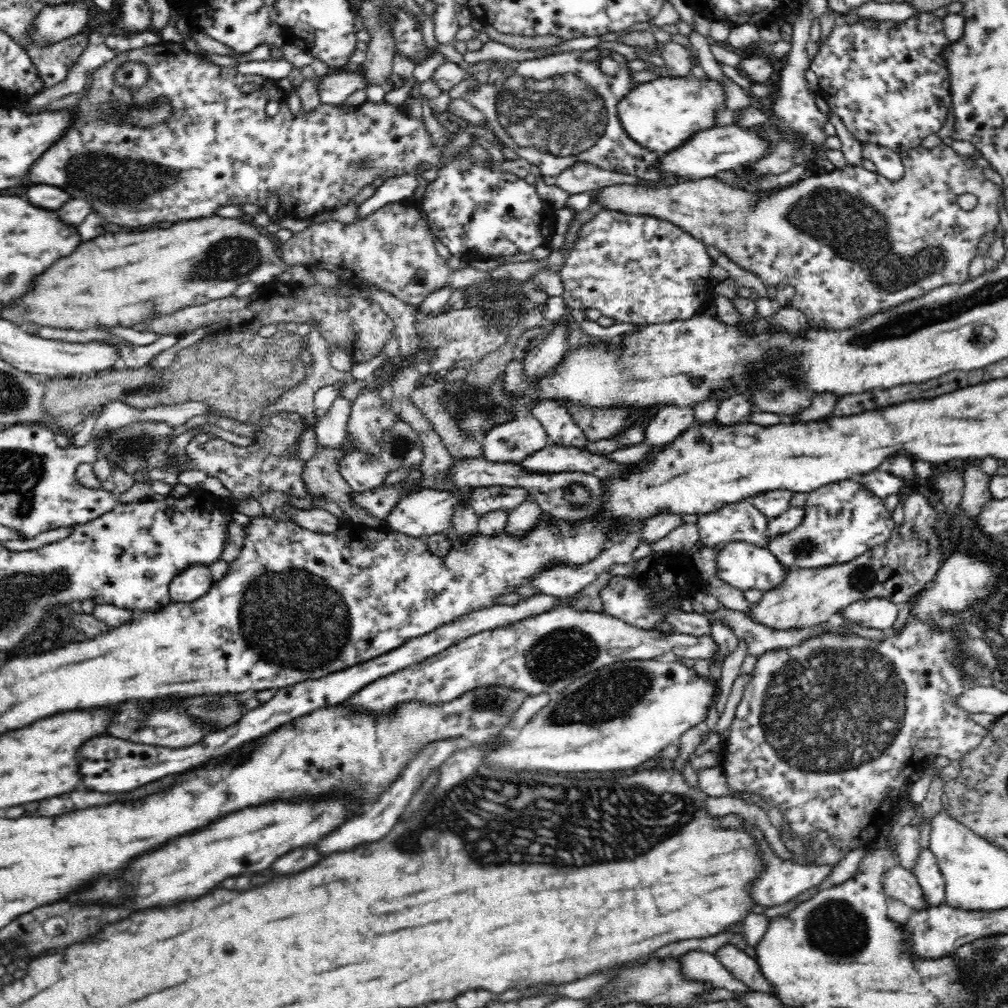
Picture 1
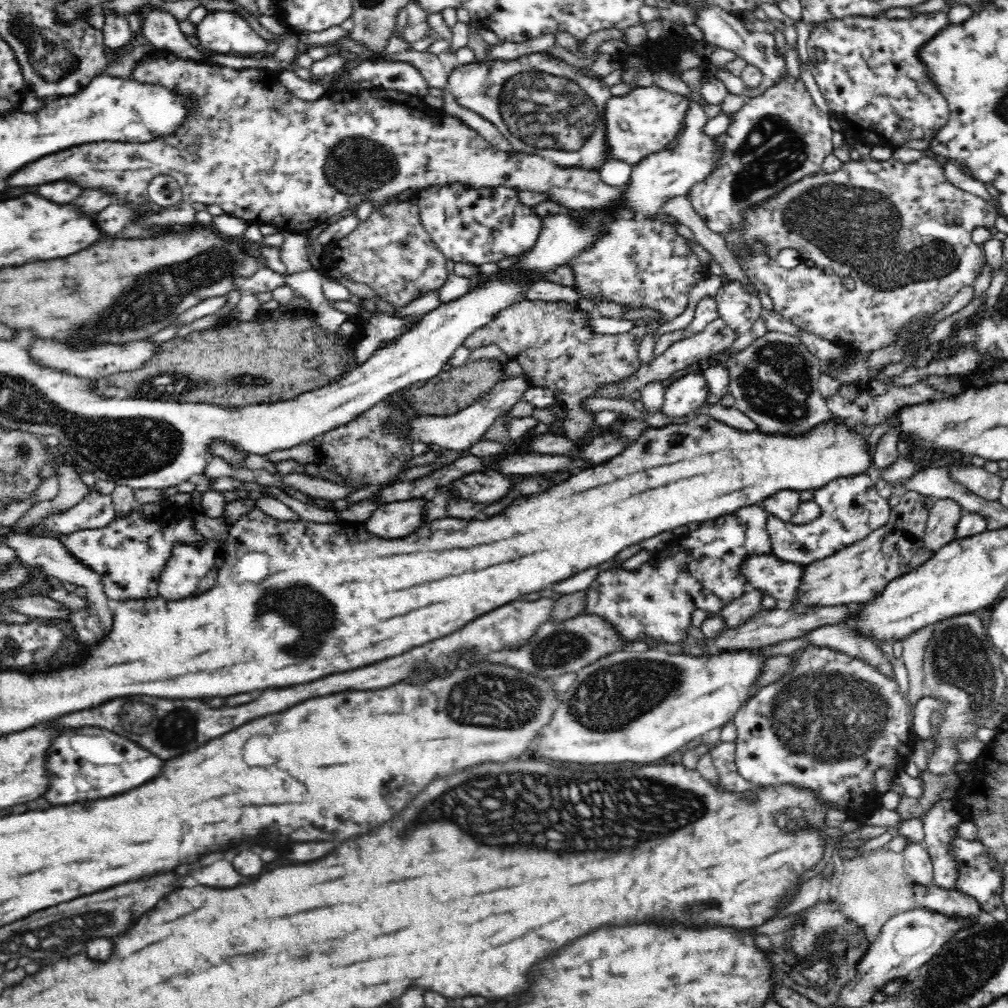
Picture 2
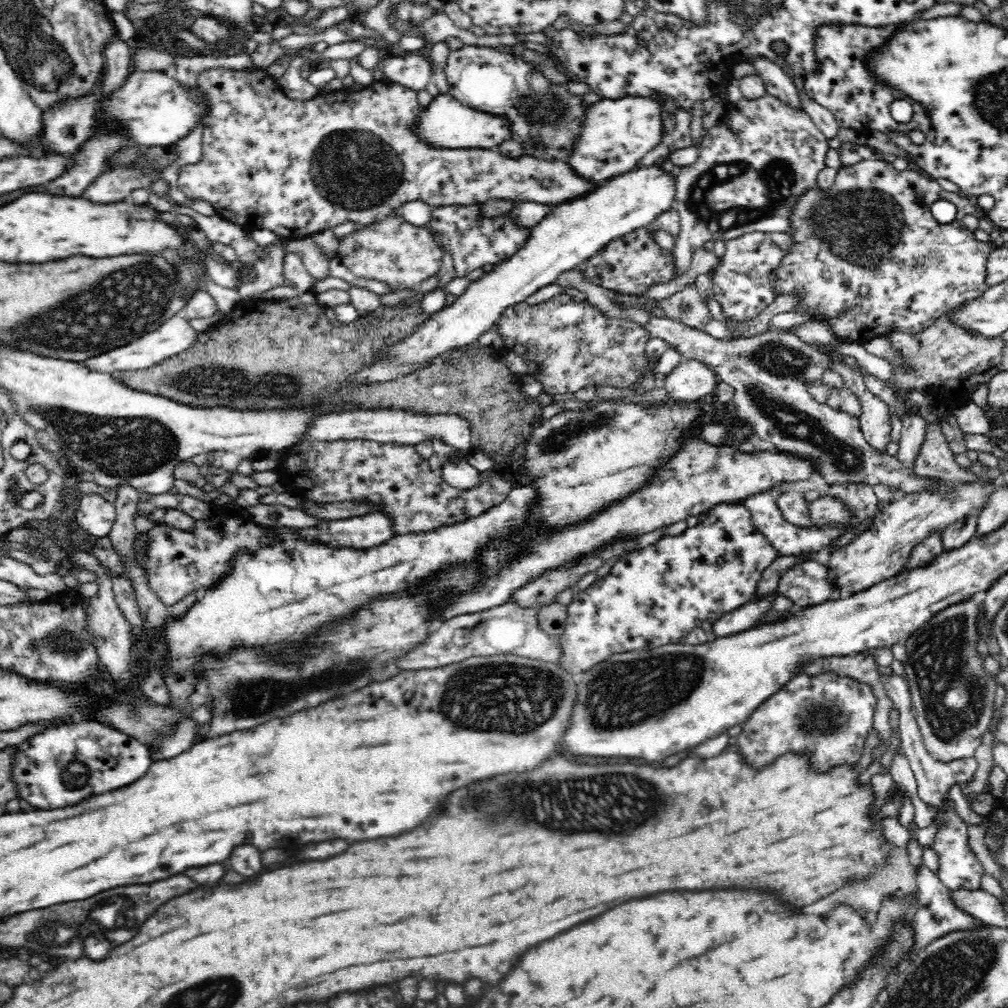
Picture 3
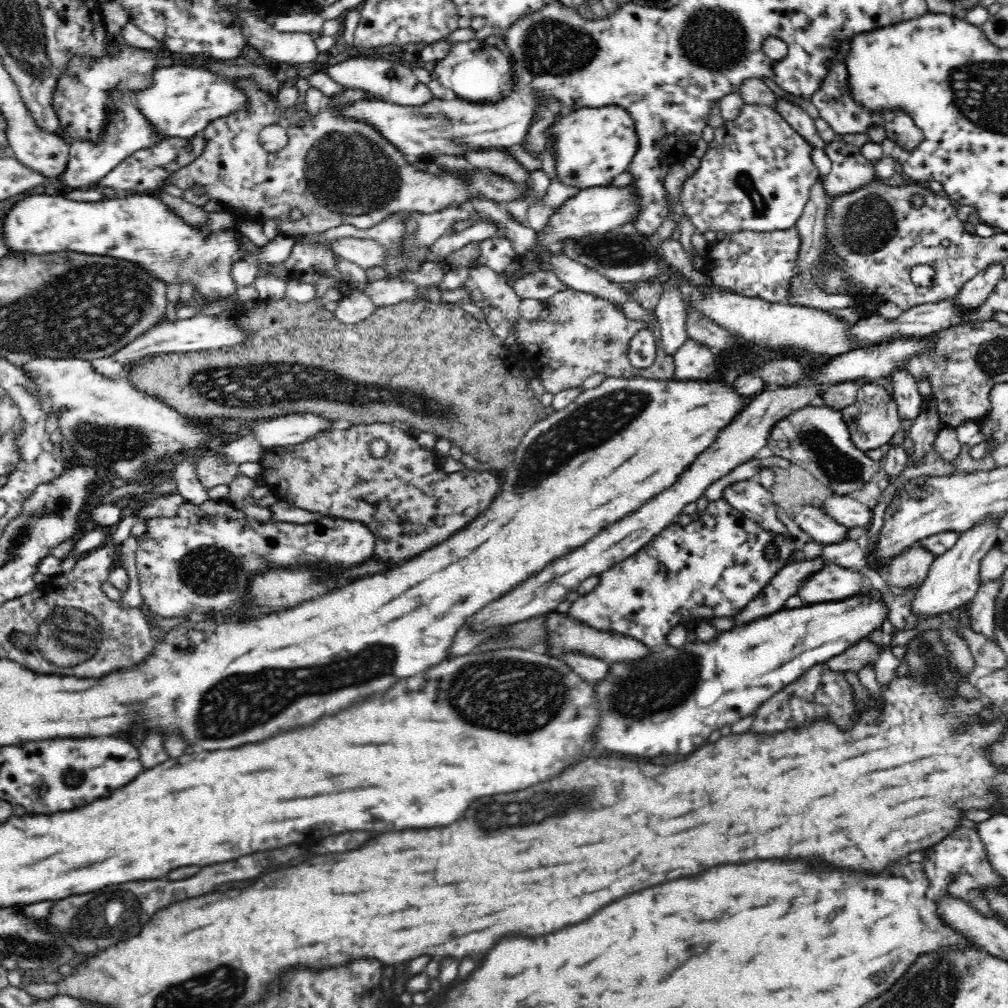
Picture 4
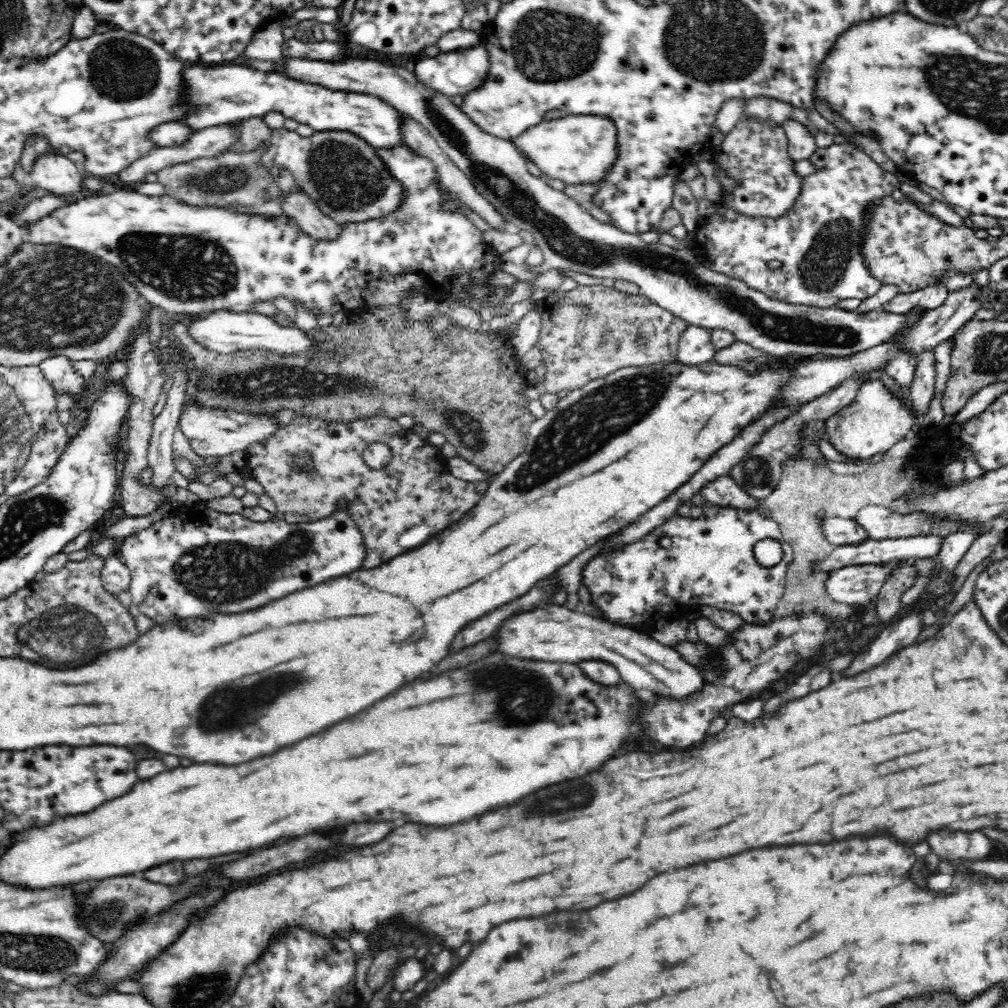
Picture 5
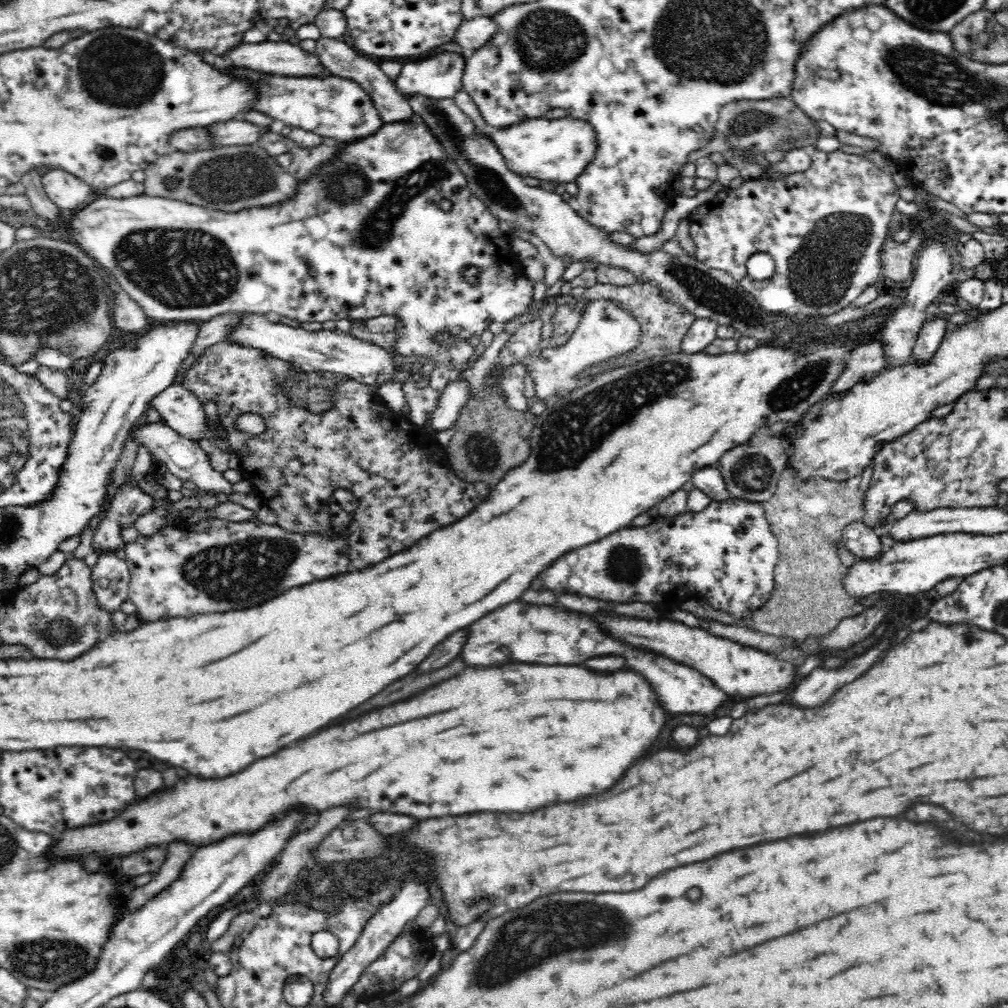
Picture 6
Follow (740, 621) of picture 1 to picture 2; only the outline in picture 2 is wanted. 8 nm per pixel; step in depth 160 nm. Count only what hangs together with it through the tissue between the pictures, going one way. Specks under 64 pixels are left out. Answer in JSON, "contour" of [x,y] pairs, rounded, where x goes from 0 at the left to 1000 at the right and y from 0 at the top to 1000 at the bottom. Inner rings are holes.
{"contour":[[[845,618],[817,620],[805,625],[799,632],[811,642],[827,644],[857,654],[877,672],[888,674],[887,662],[880,649],[865,634],[849,628]]]}

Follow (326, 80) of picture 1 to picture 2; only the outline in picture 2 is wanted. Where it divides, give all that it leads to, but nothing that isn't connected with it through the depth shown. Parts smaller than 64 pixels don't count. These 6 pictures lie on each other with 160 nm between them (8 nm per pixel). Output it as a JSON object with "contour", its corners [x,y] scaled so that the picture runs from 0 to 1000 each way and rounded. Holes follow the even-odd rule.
{"contour":[[[383,56],[375,62],[360,60],[355,65],[344,69],[342,78],[335,80],[333,87],[342,87],[341,83],[347,79],[367,79],[371,86],[390,87],[418,97],[426,93],[423,78],[412,65]]]}

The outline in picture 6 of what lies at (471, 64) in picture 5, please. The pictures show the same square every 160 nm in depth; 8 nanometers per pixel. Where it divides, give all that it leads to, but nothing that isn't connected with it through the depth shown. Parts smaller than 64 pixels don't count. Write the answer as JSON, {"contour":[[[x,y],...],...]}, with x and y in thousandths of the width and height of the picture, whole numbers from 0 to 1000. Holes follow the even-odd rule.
{"contour":[[[446,51],[438,52],[424,59],[410,59],[399,63],[396,74],[390,79],[393,87],[401,96],[421,95],[425,98],[448,98],[459,87],[458,71],[460,71],[461,53]]]}

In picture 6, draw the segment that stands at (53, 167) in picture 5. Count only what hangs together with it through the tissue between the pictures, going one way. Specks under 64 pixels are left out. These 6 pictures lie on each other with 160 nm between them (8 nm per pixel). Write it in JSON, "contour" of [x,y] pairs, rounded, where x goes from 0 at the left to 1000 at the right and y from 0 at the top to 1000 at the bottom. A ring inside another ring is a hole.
{"contour":[[[50,168],[41,174],[48,196],[65,211],[72,211],[91,198],[93,187],[62,168]]]}

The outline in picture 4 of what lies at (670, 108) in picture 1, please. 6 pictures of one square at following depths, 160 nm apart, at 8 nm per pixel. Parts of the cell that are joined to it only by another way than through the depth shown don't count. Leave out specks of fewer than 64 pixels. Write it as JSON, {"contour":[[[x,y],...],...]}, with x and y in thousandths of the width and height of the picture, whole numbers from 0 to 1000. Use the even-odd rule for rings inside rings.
{"contour":[[[615,105],[574,107],[554,117],[539,129],[549,146],[552,175],[556,181],[575,188],[600,186],[613,173],[621,170],[631,147],[633,136],[625,112]]]}

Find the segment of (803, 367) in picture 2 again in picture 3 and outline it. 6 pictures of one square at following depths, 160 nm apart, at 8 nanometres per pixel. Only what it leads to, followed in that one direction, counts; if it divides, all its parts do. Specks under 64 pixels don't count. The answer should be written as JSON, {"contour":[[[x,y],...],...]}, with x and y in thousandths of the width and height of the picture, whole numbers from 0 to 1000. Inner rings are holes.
{"contour":[[[647,310],[639,325],[647,334],[656,335],[671,345],[678,357],[693,357],[710,371],[712,378],[728,385],[730,413],[739,415],[747,431],[764,438],[770,446],[804,457],[819,482],[881,480],[882,484],[892,484],[896,489],[925,484],[924,474],[907,471],[903,461],[865,444],[855,432],[850,414],[812,400],[800,388],[801,380],[814,376],[827,362],[839,361],[856,368],[848,354],[822,355],[821,350],[800,342],[794,334],[771,328],[735,336],[711,336],[696,326],[681,323],[662,313],[649,313]]]}

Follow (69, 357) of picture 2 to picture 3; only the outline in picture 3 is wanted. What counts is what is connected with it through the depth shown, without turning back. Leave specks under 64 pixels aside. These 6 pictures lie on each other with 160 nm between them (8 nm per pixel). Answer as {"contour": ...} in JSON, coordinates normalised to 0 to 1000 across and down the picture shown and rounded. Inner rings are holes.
{"contour":[[[181,312],[173,313],[161,319],[151,329],[145,329],[143,333],[137,334],[119,345],[111,346],[109,349],[101,350],[99,353],[84,357],[82,360],[89,366],[97,369],[111,371],[118,368],[143,367],[152,365],[162,357],[190,345],[197,336],[198,329],[194,328]]]}

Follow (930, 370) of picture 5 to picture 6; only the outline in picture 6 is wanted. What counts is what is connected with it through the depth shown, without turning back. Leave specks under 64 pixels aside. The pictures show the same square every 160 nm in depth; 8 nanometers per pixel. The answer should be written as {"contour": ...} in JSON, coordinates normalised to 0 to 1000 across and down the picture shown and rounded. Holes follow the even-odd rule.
{"contour":[[[920,314],[917,317],[917,321],[913,323],[913,329],[909,333],[909,339],[907,339],[905,347],[905,355],[909,359],[921,359],[927,349],[931,347],[935,335],[937,335],[937,329],[938,329],[939,320],[935,314]]]}

